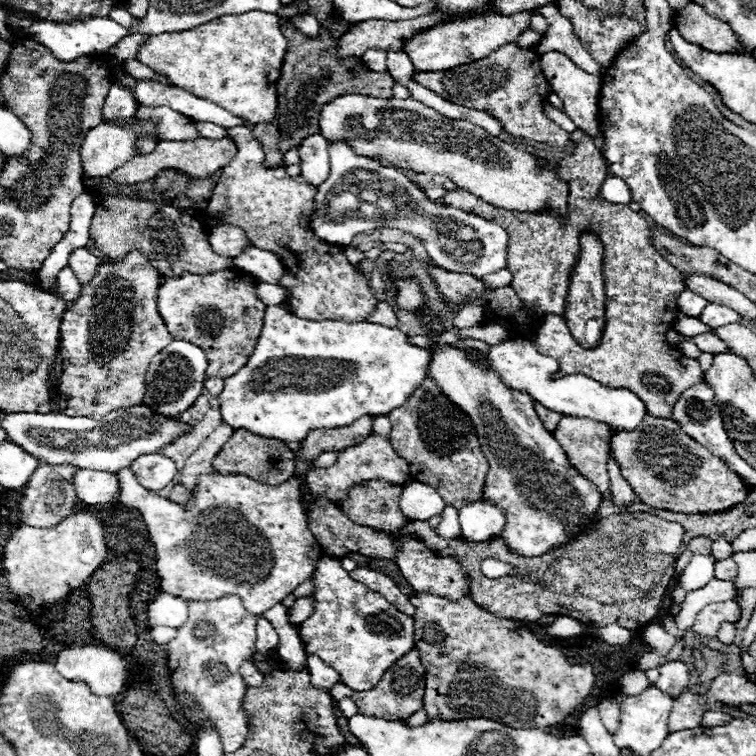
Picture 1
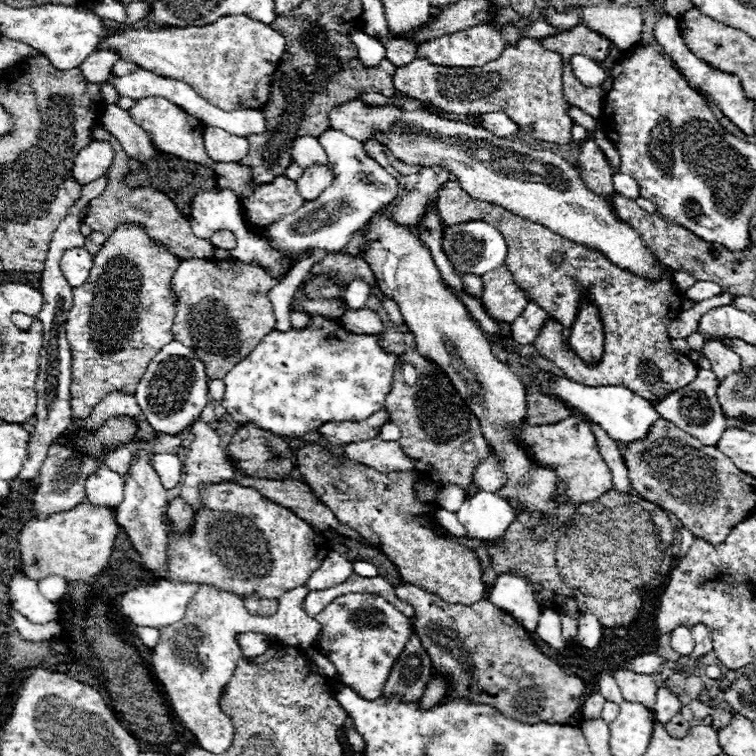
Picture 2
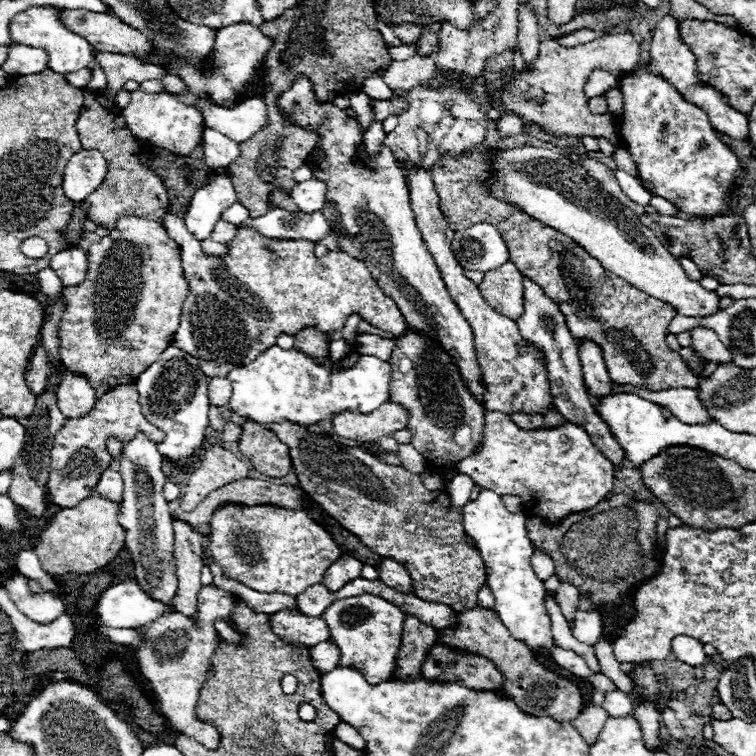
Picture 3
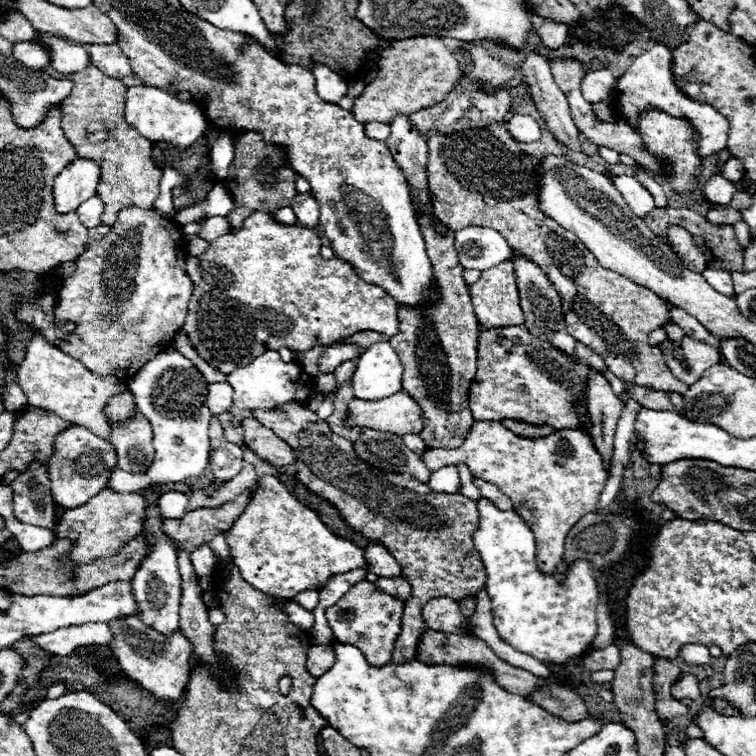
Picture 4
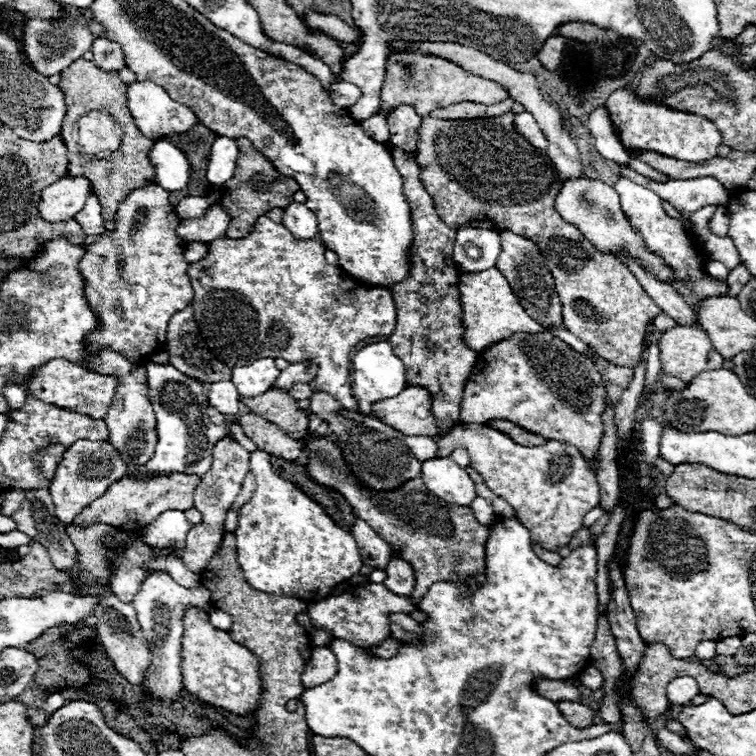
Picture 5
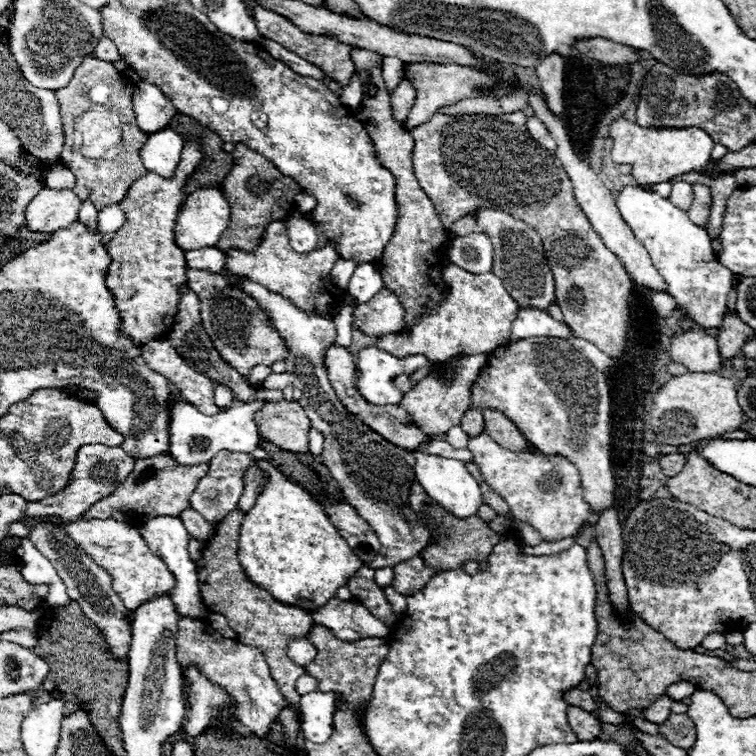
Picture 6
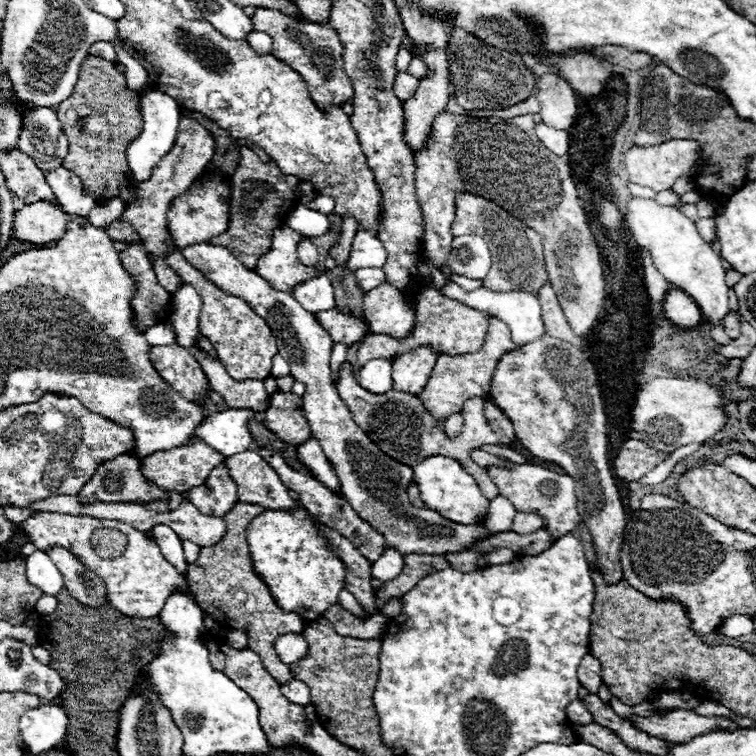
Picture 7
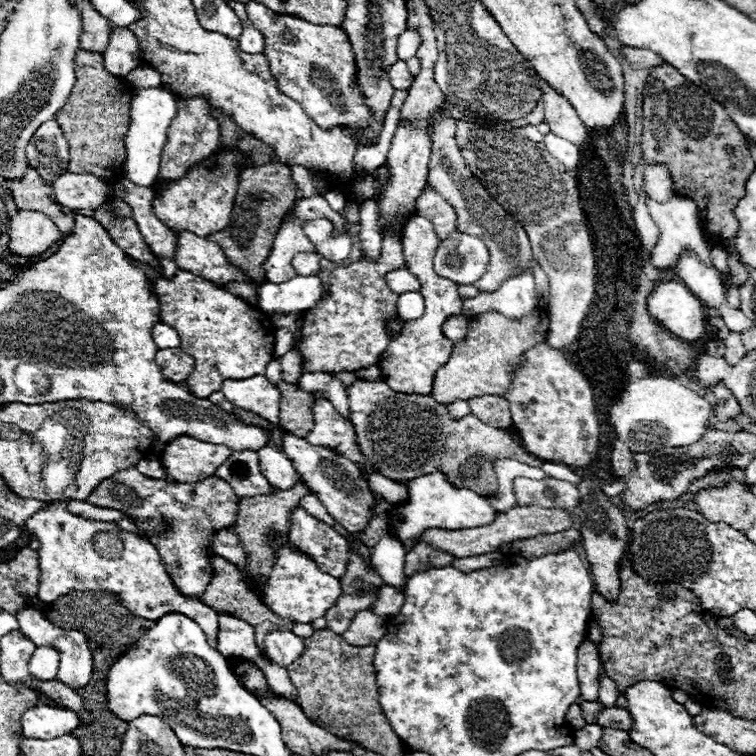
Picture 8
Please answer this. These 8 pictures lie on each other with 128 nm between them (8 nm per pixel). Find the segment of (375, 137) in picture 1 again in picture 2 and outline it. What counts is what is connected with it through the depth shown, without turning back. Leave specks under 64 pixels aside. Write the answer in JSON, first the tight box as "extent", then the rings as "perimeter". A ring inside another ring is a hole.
{"extent":[330,100,666,276],"perimeter":[[[350,100],[350,102],[340,104],[338,108],[332,108],[330,110],[330,128],[338,128],[340,132],[346,132],[348,136],[354,136],[356,140],[362,140],[362,142],[370,140],[372,136],[378,136],[380,144],[390,148],[390,152],[396,158],[400,158],[404,164],[440,166],[440,168],[448,170],[450,174],[454,174],[456,180],[462,184],[462,188],[476,200],[486,200],[490,204],[498,204],[498,206],[506,208],[508,212],[514,212],[522,218],[534,220],[534,222],[554,230],[554,234],[562,234],[568,240],[596,248],[604,256],[608,256],[614,264],[618,264],[620,268],[630,268],[640,276],[658,276],[662,272],[662,268],[666,268],[642,244],[642,240],[634,232],[634,228],[630,224],[626,224],[624,220],[616,220],[614,214],[610,212],[608,204],[584,186],[576,168],[550,150],[528,148],[522,140],[510,142],[506,138],[496,138],[492,132],[488,132],[480,126],[470,126],[470,124],[458,122],[458,120],[444,120],[426,110],[406,110],[406,108],[398,108],[394,104],[366,104],[362,100]]]}

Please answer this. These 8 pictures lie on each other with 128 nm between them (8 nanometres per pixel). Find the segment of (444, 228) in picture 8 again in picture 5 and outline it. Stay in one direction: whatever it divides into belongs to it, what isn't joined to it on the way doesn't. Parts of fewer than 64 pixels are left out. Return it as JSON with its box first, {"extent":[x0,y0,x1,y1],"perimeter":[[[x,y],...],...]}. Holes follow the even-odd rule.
{"extent":[416,112,662,368],"perimeter":[[[506,112],[502,116],[496,116],[496,118],[472,118],[472,120],[438,120],[438,118],[430,118],[430,116],[424,116],[422,118],[422,126],[420,126],[420,142],[418,142],[418,156],[416,156],[416,162],[420,166],[420,178],[422,178],[422,184],[426,188],[426,192],[430,192],[432,196],[432,202],[434,202],[434,208],[438,212],[438,216],[442,218],[444,224],[448,224],[450,228],[458,230],[462,226],[482,226],[482,228],[496,228],[496,230],[510,230],[518,236],[526,236],[528,240],[534,240],[534,244],[538,244],[538,250],[542,252],[542,258],[546,260],[546,266],[550,268],[554,280],[556,280],[556,292],[560,296],[560,302],[564,306],[564,328],[574,332],[574,336],[578,336],[584,344],[588,344],[598,356],[602,356],[604,360],[616,364],[616,366],[628,366],[628,368],[636,368],[642,360],[642,344],[644,344],[644,338],[646,338],[646,326],[650,320],[654,320],[658,316],[658,312],[662,312],[650,298],[648,294],[644,292],[644,288],[638,284],[638,280],[632,276],[632,272],[620,262],[616,260],[614,256],[610,254],[600,254],[588,240],[582,240],[582,234],[576,226],[572,224],[566,224],[560,214],[554,210],[554,198],[560,190],[560,178],[558,178],[558,172],[552,164],[552,160],[548,156],[542,156],[538,152],[538,148],[534,148],[532,144],[528,144],[516,130],[514,130],[514,114],[512,112]],[[490,268],[484,272],[462,274],[460,278],[460,302],[462,302],[462,318],[466,324],[466,342],[476,352],[482,352],[490,344],[510,338],[516,332],[542,332],[542,326],[536,324],[522,308],[516,294],[512,292],[508,280],[498,268]],[[500,300],[500,304],[496,304]]]}

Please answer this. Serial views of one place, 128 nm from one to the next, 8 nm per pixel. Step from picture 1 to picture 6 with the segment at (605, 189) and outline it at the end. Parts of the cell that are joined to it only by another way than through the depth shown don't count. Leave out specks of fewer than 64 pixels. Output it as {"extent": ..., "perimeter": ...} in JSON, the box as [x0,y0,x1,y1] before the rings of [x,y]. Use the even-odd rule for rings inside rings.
{"extent":[616,186,734,328],"perimeter":[[[624,186],[616,198],[616,204],[636,240],[650,254],[650,260],[664,278],[666,290],[674,296],[678,310],[700,326],[716,328],[726,310],[726,298],[732,288],[734,274],[718,262],[708,234],[696,224],[690,226],[686,212],[672,206],[656,192],[646,192],[642,186]]]}

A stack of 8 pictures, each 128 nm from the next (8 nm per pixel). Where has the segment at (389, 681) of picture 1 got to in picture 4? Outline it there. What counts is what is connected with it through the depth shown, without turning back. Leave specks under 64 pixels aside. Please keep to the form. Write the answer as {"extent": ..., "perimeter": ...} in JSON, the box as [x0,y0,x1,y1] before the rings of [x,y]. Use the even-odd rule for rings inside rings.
{"extent":[252,404,486,664],"perimeter":[[[286,404],[284,408],[276,410],[276,412],[254,410],[252,414],[256,420],[260,420],[260,424],[270,428],[274,434],[282,436],[282,440],[286,440],[286,444],[290,444],[290,448],[294,448],[294,454],[296,454],[294,464],[298,470],[298,480],[310,492],[314,492],[316,496],[320,496],[322,500],[332,504],[342,514],[342,518],[346,520],[346,524],[350,528],[360,532],[364,538],[382,544],[400,564],[402,576],[406,576],[406,580],[410,580],[412,598],[406,600],[406,604],[404,604],[402,628],[400,628],[400,636],[396,638],[396,644],[394,644],[392,662],[404,664],[404,662],[414,660],[416,650],[418,650],[418,640],[420,640],[422,632],[426,632],[426,626],[422,620],[422,606],[428,600],[440,598],[440,596],[452,598],[456,602],[462,598],[468,598],[468,596],[476,596],[486,584],[484,564],[472,544],[472,532],[476,530],[476,524],[478,524],[476,502],[462,494],[432,492],[426,484],[418,482],[412,474],[386,474],[386,472],[374,470],[370,464],[366,464],[364,460],[358,458],[350,440],[334,434],[328,428],[328,422],[318,418],[316,412],[308,410],[306,406]]]}

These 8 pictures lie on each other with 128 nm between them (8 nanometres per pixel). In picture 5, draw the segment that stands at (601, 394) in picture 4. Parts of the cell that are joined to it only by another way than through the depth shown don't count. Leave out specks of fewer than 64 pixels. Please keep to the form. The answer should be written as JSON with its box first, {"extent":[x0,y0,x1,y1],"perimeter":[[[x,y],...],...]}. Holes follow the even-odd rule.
{"extent":[598,406,618,508],"perimeter":[[[606,406],[604,414],[604,436],[598,448],[598,484],[600,484],[600,504],[604,508],[614,508],[618,500],[618,466],[616,466],[616,426],[614,408]]]}

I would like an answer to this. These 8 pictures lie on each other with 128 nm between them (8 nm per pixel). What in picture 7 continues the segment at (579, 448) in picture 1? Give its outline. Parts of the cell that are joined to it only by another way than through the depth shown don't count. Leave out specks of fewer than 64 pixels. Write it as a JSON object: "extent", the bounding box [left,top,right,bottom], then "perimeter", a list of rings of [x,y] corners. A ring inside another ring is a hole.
{"extent":[486,462,582,538],"perimeter":[[[512,462],[510,468],[488,466],[486,470],[490,472],[490,478],[494,480],[500,494],[512,502],[516,512],[538,512],[542,520],[546,520],[544,524],[546,532],[550,532],[554,538],[562,538],[570,534],[582,522],[576,510],[576,502],[578,502],[574,494],[576,482],[572,476],[564,472],[548,470],[540,464],[516,464],[516,462]]]}

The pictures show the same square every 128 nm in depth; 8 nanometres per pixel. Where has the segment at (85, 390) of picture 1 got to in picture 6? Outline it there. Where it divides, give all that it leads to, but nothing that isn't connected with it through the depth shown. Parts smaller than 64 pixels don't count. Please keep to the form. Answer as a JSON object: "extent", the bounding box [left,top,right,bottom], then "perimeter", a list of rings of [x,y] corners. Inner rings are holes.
{"extent":[106,140,202,346],"perimeter":[[[186,140],[174,178],[166,180],[154,172],[148,172],[128,190],[126,198],[120,202],[126,222],[106,244],[106,248],[110,248],[110,256],[114,256],[106,284],[110,284],[114,300],[118,300],[118,312],[122,312],[122,334],[130,336],[130,340],[134,340],[138,346],[150,340],[166,338],[166,334],[172,330],[172,318],[178,310],[180,286],[188,284],[188,264],[184,250],[174,240],[174,224],[186,198],[182,192],[186,178],[194,172],[200,160],[202,152],[198,150],[198,142]]]}

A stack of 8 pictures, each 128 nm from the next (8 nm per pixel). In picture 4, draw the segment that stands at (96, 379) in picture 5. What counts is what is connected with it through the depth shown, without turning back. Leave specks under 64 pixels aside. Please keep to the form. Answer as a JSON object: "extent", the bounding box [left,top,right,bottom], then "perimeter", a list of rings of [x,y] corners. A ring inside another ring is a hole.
{"extent":[16,332,126,440],"perimeter":[[[36,332],[34,338],[28,342],[26,356],[22,364],[16,366],[16,372],[18,372],[18,384],[28,398],[28,406],[50,408],[52,412],[58,412],[58,416],[62,416],[64,420],[88,426],[96,436],[104,440],[110,438],[112,430],[104,420],[102,410],[108,404],[108,398],[112,394],[120,394],[126,388],[126,384],[122,384],[114,376],[102,376],[102,378],[94,376],[80,362],[54,348],[40,332]]]}

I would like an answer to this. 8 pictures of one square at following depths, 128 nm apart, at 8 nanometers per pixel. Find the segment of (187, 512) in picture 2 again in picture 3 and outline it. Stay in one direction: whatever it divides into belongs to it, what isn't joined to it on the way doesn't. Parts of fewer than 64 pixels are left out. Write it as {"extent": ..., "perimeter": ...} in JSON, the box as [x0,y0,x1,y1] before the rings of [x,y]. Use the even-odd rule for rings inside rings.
{"extent":[174,518,204,616],"perimeter":[[[174,518],[174,560],[176,560],[176,610],[188,616],[196,614],[196,596],[202,588],[200,570],[202,570],[202,552],[204,536],[200,536],[190,524]]]}

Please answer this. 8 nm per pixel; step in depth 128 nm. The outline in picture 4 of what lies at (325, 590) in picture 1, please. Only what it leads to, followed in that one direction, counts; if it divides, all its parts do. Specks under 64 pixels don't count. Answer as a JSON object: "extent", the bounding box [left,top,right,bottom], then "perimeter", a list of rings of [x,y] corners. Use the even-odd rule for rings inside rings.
{"extent":[326,580,404,666],"perimeter":[[[362,580],[354,584],[334,606],[326,608],[326,620],[334,632],[336,642],[356,646],[370,666],[380,666],[392,662],[392,650],[400,634],[402,612],[404,612],[402,600],[378,592],[372,582]]]}

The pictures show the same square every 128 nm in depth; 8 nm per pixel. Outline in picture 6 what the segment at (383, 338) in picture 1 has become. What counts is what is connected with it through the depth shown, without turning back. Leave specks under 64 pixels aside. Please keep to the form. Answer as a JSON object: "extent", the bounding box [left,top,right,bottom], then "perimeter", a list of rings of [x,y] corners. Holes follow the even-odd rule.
{"extent":[242,346,428,404],"perimeter":[[[376,346],[362,348],[356,354],[356,388],[360,396],[372,404],[398,404],[398,400],[402,400],[402,392],[396,388],[394,378],[416,372],[426,364],[428,360],[422,354],[396,358]],[[258,364],[258,366],[254,366],[254,368],[250,370],[250,374],[248,374],[248,376],[242,376],[242,378],[246,380],[246,384],[248,384],[248,386],[252,386],[252,388],[260,388],[260,386],[264,384],[266,376],[270,376],[270,374],[272,374],[272,368],[270,368],[270,366]]]}

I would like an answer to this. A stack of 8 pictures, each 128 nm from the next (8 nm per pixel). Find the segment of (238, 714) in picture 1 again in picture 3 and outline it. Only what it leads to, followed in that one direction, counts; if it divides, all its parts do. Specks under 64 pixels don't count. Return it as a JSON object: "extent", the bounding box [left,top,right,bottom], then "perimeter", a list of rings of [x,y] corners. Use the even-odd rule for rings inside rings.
{"extent":[134,584,330,750],"perimeter":[[[214,584],[202,586],[202,590],[198,592],[198,612],[194,618],[174,612],[172,616],[158,618],[152,624],[142,626],[140,630],[146,632],[148,642],[142,648],[134,650],[140,672],[150,682],[152,692],[160,702],[162,714],[172,722],[172,726],[178,732],[198,740],[202,746],[210,750],[218,748],[220,732],[212,722],[198,718],[196,706],[200,700],[200,690],[212,674],[212,656],[220,648],[220,634],[214,628],[214,622],[228,622],[228,618],[234,614],[234,608],[236,598],[230,592]],[[298,608],[296,610],[280,610],[272,614],[270,628],[276,632],[276,636],[282,636],[288,644],[302,644],[302,646],[314,646],[322,640],[328,640],[330,632],[322,618],[304,616]]]}

